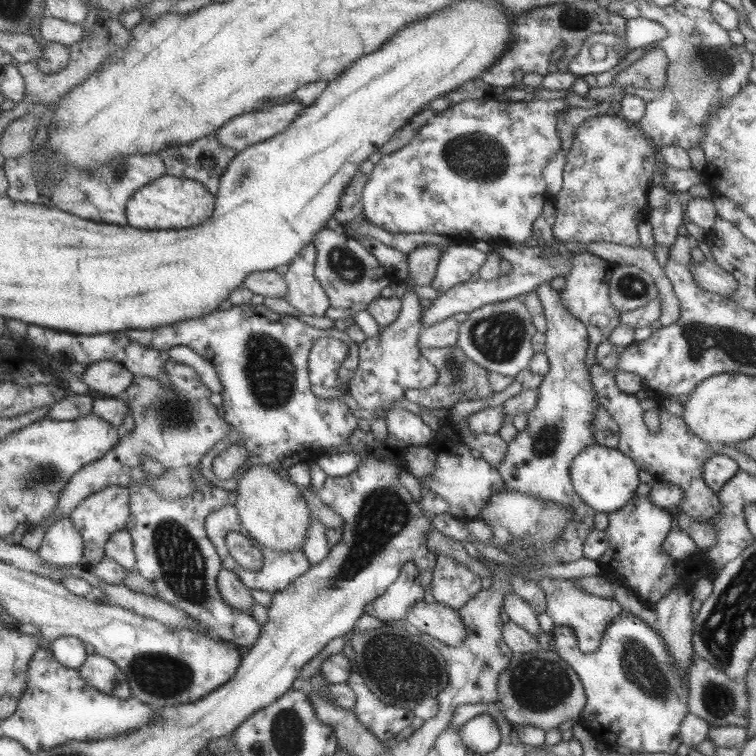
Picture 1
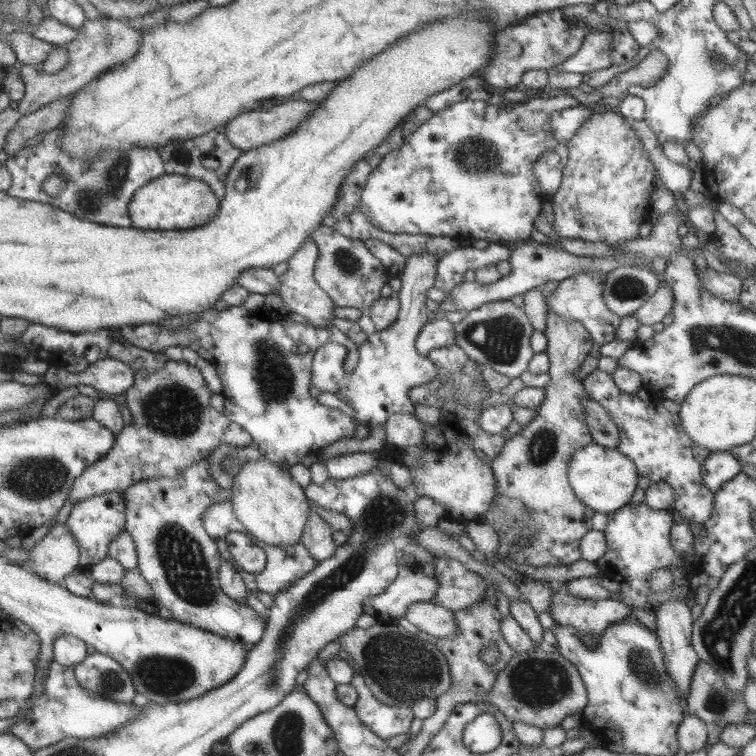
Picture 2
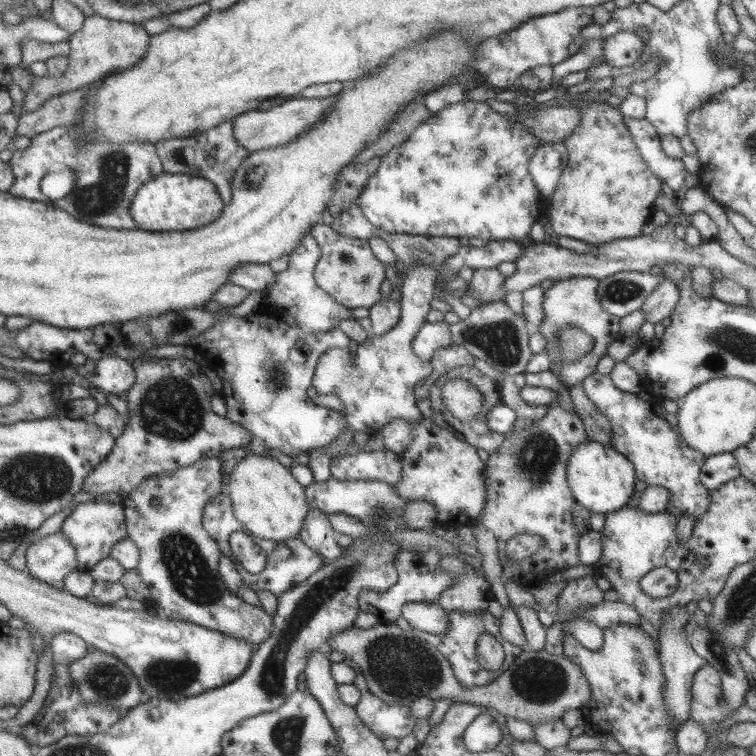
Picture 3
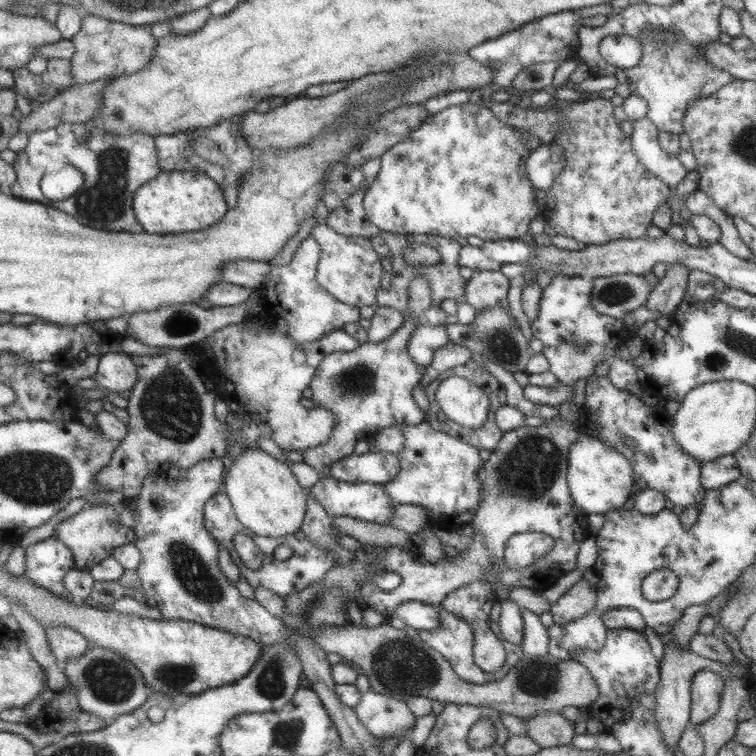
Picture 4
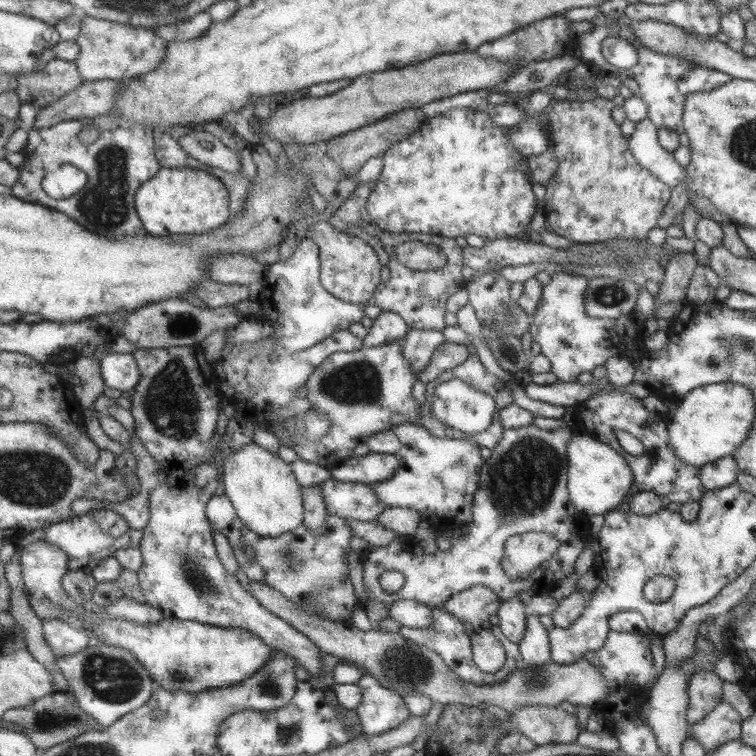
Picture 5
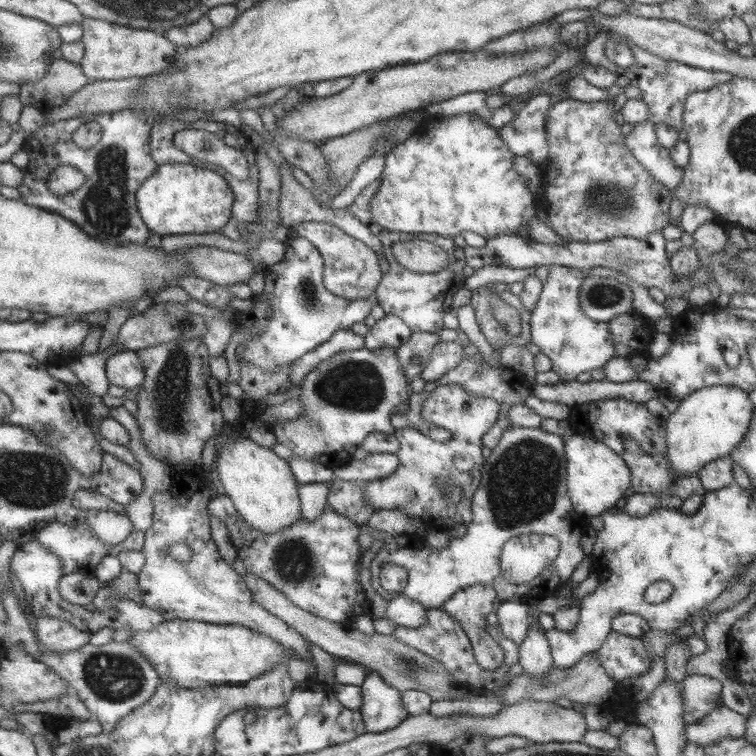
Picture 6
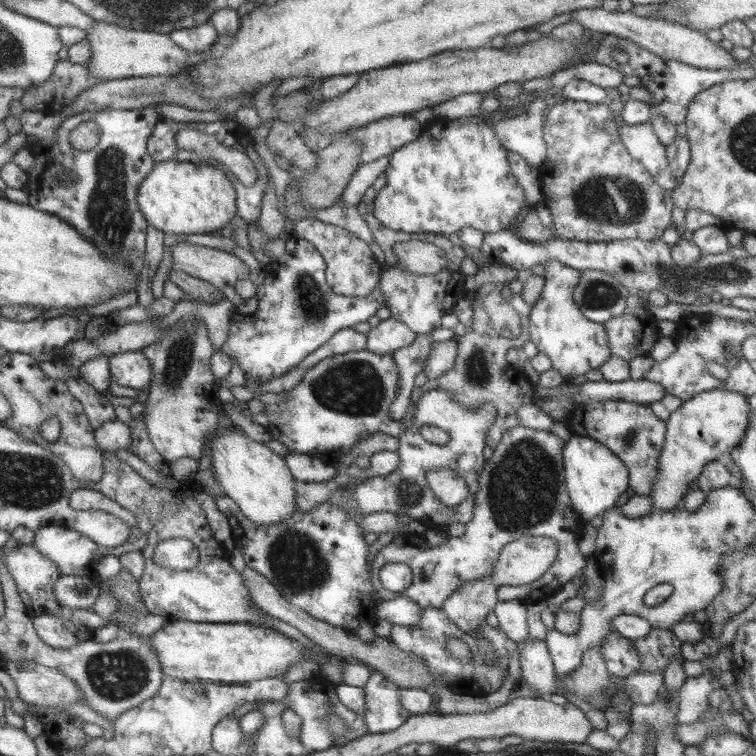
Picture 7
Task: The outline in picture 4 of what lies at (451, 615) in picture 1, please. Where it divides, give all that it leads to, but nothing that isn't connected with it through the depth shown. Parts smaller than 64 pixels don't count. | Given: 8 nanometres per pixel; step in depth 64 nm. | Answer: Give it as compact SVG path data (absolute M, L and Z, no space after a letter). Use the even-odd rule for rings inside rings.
M419 601L402 602L394 612L406 626L417 630L435 630L440 627L438 605L428 605Z

